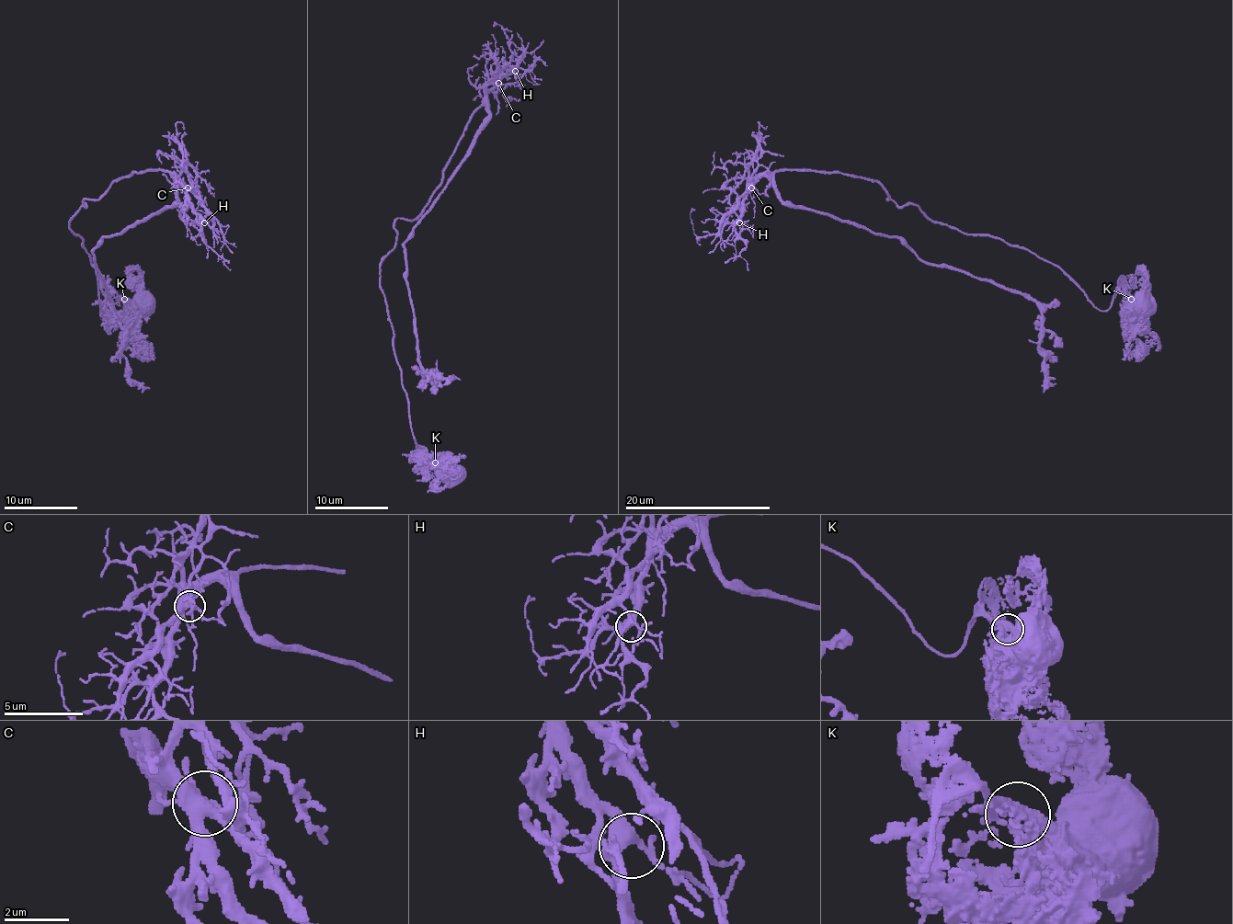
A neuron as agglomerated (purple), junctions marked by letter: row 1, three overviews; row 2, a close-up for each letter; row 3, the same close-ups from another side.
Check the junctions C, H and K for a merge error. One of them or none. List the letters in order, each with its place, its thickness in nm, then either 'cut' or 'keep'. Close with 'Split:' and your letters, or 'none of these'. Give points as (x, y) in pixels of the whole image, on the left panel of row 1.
C: place (188, 188); calibre 440 nm; keep
H: place (204, 222); calibre 320 nm; keep
K: place (124, 299); calibre 360 nm; keep
Split: none of these

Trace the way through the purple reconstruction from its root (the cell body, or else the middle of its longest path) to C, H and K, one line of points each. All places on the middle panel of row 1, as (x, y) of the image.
C: (452, 473), (412, 437), (380, 262), (394, 247), (394, 222), (412, 220), (423, 209), (484, 90), (498, 83)
H: (452, 473), (412, 437), (380, 262), (394, 247), (394, 222), (412, 220), (439, 184), (484, 90), (515, 71)
K: (452, 473), (434, 462)

